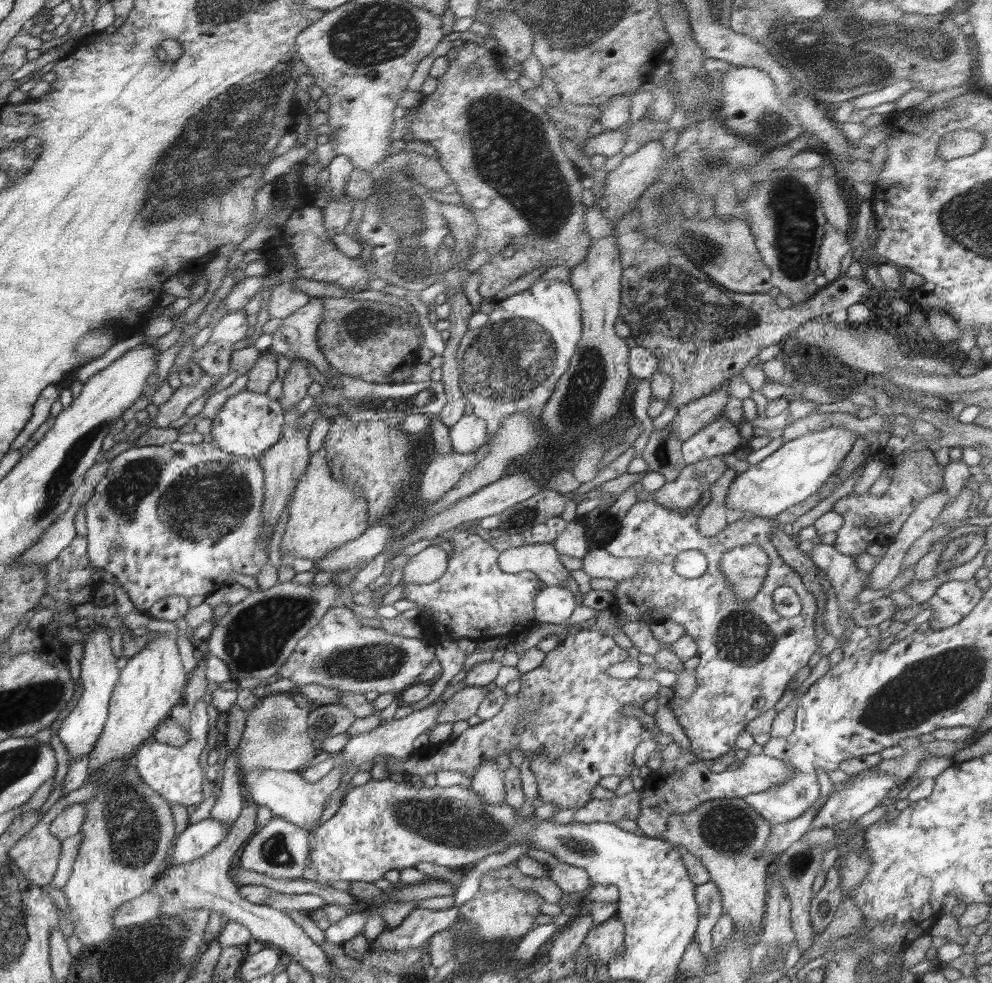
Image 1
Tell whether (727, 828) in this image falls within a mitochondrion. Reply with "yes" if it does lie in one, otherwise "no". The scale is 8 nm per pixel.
yes

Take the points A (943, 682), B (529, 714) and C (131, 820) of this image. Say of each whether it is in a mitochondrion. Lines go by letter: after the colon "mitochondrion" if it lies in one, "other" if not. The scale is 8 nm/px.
A: mitochondrion
B: mitochondrion
C: mitochondrion

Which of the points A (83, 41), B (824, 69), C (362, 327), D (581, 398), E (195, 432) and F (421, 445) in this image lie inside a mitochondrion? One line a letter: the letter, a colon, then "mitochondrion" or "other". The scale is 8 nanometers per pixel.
A: other
B: mitochondrion
C: mitochondrion
D: mitochondrion
E: other
F: other

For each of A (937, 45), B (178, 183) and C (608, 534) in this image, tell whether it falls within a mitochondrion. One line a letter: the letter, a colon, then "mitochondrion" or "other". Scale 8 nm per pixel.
A: mitochondrion
B: mitochondrion
C: other

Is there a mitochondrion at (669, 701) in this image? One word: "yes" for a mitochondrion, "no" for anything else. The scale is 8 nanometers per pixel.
no

